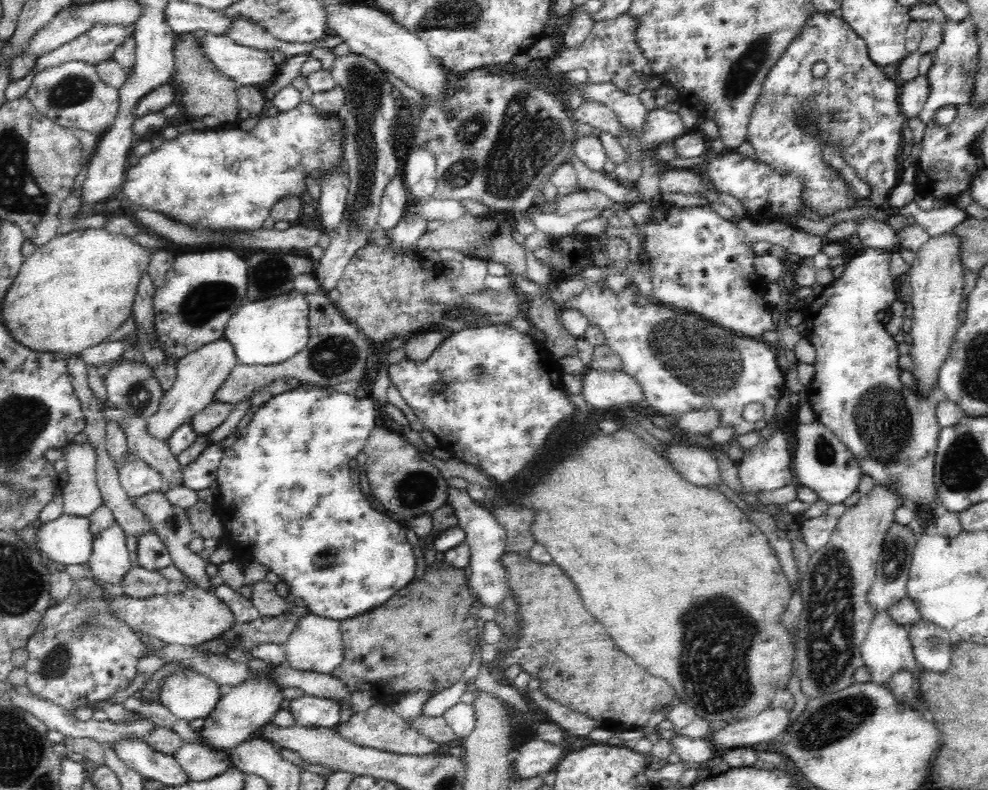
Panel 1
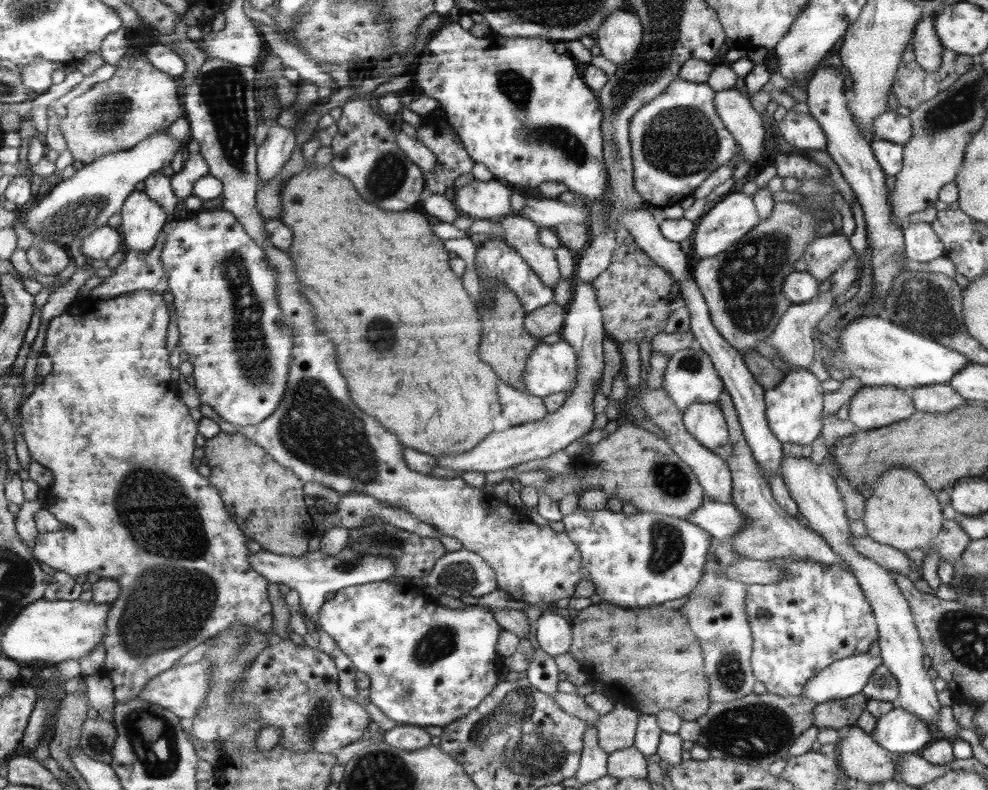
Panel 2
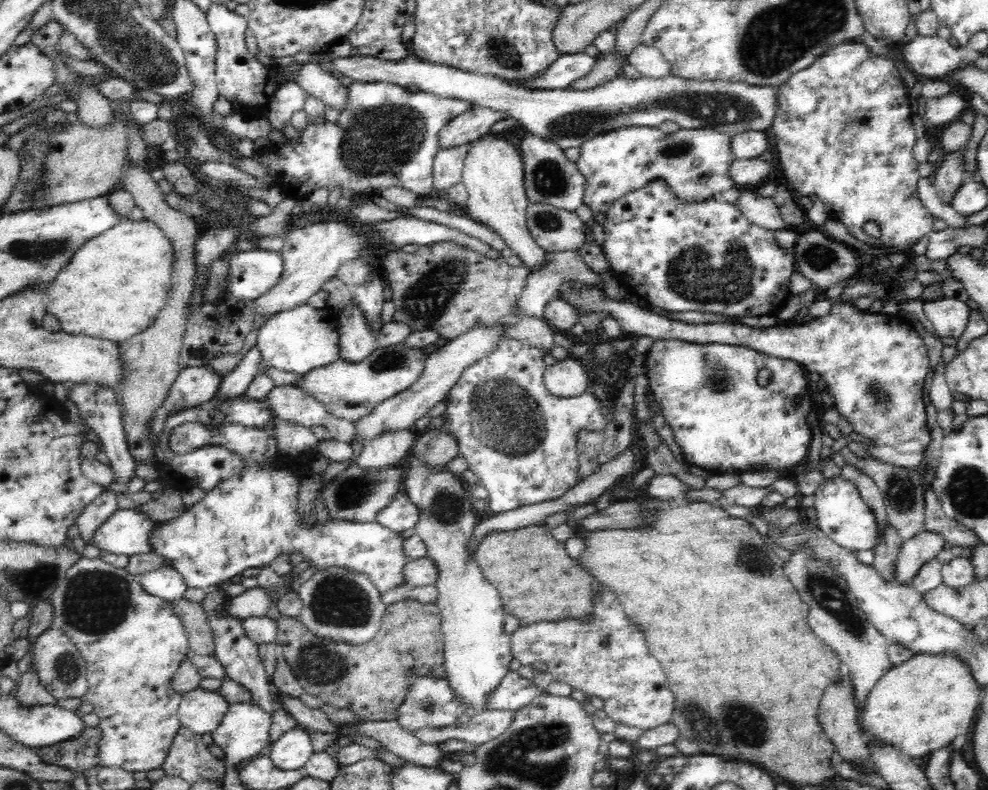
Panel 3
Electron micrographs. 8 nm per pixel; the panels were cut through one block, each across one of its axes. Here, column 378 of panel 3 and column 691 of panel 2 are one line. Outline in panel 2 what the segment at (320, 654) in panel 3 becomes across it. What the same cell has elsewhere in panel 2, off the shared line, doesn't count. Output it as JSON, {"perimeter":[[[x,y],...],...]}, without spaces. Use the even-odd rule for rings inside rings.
{"perimeter":[[[602,601],[578,611],[578,616],[570,621],[573,634],[569,654],[580,662],[589,678],[596,678],[605,684],[606,690],[616,702],[633,708],[639,714],[656,715],[670,710],[683,720],[696,721],[707,715],[711,706],[710,681],[699,638],[688,628],[688,620],[680,610],[666,606],[646,606],[646,608],[620,608]]]}

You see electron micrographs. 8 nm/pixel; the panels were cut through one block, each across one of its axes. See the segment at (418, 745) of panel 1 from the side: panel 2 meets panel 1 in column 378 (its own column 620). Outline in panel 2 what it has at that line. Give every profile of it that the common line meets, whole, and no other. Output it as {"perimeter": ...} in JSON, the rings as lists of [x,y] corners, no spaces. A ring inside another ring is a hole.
{"perimeter":[[[616,702],[608,715],[600,716],[597,729],[599,745],[606,752],[616,752],[632,747],[635,743],[639,713],[633,708]]]}

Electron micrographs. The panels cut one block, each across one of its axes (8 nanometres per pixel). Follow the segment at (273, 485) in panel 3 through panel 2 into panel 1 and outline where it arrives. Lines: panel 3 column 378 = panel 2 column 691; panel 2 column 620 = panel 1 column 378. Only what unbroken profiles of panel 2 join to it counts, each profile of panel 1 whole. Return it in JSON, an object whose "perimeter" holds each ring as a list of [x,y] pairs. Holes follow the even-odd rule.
{"perimeter":[[[299,386],[296,390],[288,390],[270,398],[260,410],[254,414],[246,430],[242,431],[235,443],[225,449],[221,458],[219,470],[216,473],[215,481],[219,488],[218,508],[224,508],[222,521],[225,530],[229,531],[231,540],[236,544],[248,546],[250,556],[258,562],[268,566],[269,570],[275,572],[290,587],[290,598],[301,598],[306,601],[306,609],[311,614],[322,616],[331,620],[347,620],[354,616],[371,612],[385,604],[388,599],[401,593],[408,584],[415,580],[416,556],[414,548],[408,541],[407,529],[396,521],[390,519],[387,514],[380,513],[372,508],[370,501],[360,491],[360,484],[356,480],[355,473],[350,469],[350,460],[363,450],[367,443],[372,429],[381,422],[379,417],[379,405],[370,395],[356,398],[352,394],[341,392],[330,392],[324,386]]]}

